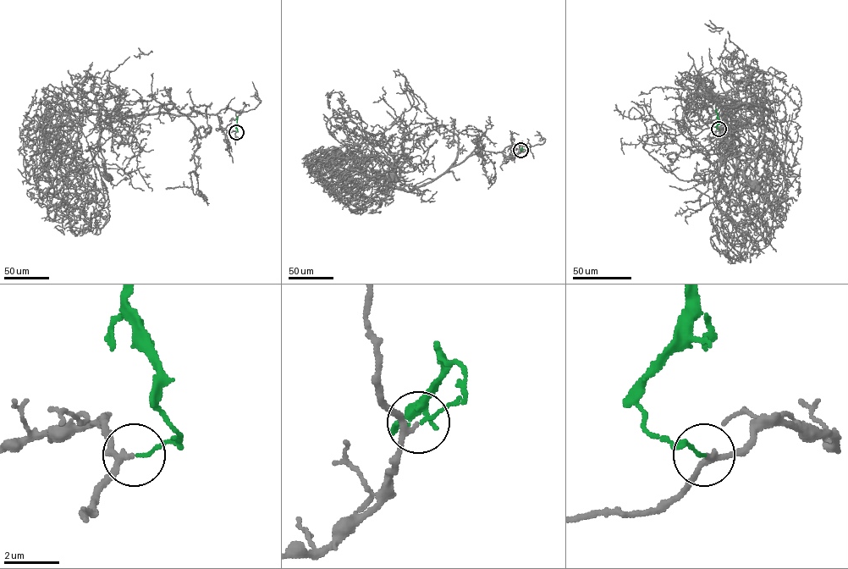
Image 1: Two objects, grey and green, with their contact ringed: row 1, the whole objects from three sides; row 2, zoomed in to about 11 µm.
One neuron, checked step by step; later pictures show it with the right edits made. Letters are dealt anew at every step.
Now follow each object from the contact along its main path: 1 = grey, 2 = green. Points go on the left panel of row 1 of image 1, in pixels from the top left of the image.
1: (236, 132), (226, 131), (220, 125), (217, 114), (198, 112), (120, 118), (103, 129), (100, 139), (107, 176)
2: (236, 132), (237, 116)

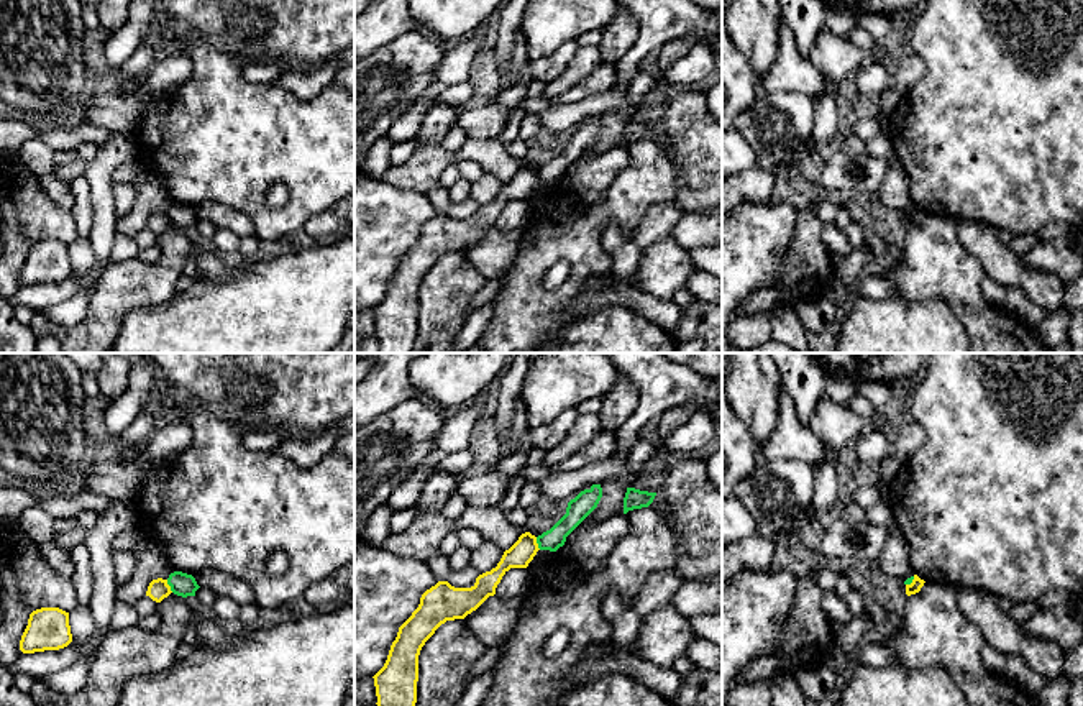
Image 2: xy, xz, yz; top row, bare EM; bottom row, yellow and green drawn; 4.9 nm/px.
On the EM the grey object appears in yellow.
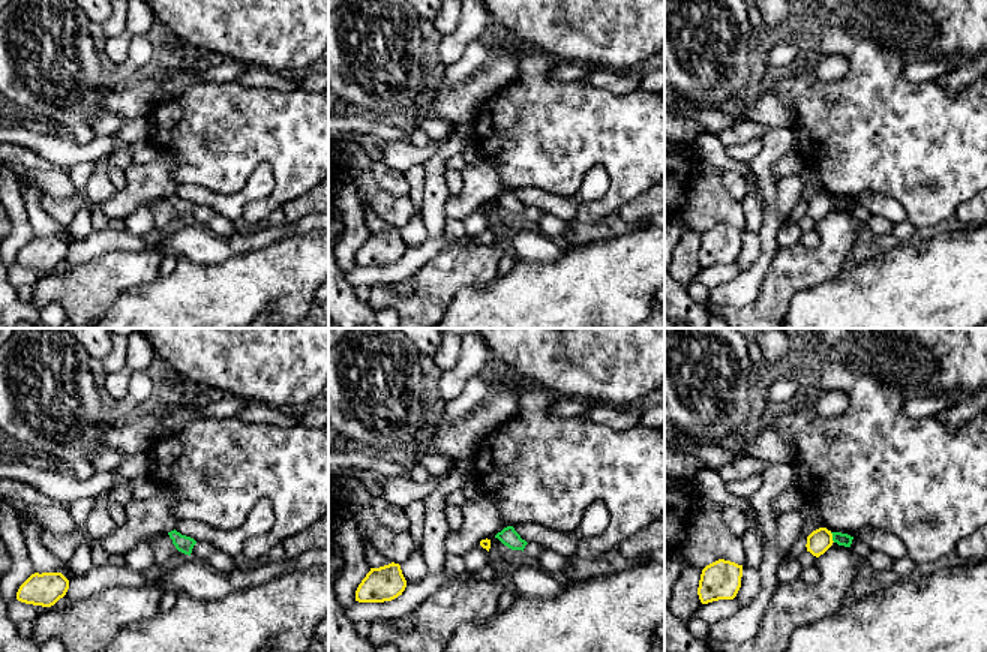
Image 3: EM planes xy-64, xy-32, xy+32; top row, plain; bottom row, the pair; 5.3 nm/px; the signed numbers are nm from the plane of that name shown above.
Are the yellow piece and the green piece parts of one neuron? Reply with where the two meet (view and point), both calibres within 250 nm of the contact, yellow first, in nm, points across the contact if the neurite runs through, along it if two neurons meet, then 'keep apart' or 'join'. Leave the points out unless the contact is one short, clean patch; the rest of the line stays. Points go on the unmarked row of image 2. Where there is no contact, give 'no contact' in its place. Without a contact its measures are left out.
xy (169, 219) | 100/120 nm | along xy (166, 212), (173, 224) | keep apart

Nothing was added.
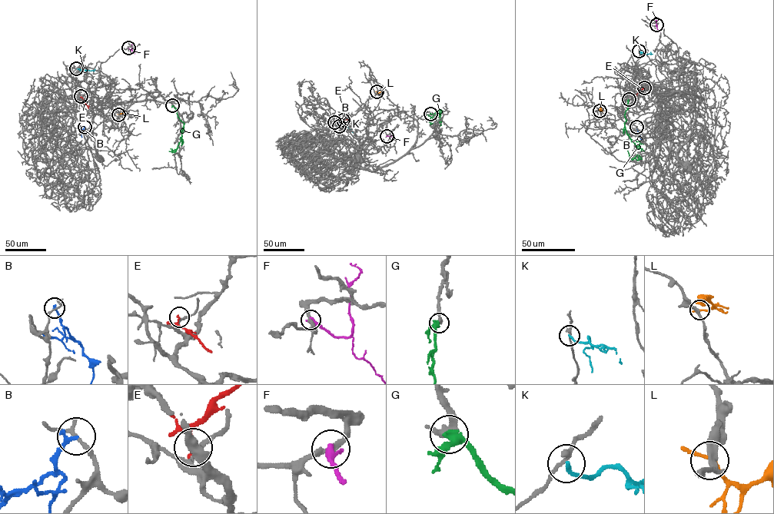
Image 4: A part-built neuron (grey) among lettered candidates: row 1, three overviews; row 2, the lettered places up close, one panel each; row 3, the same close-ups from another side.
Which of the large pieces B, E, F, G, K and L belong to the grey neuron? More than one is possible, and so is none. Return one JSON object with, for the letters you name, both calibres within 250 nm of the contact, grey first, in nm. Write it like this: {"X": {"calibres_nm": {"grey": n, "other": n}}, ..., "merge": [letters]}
{"G": {"calibres_nm": {"grey": 280, "other": 400}}, "merge": ["G"]}

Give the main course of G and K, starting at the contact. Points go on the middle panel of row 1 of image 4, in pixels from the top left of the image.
G: (430, 114), (442, 111), (440, 116), (439, 112), (430, 117), (430, 124), (433, 123)
K: (334, 122), (353, 131)

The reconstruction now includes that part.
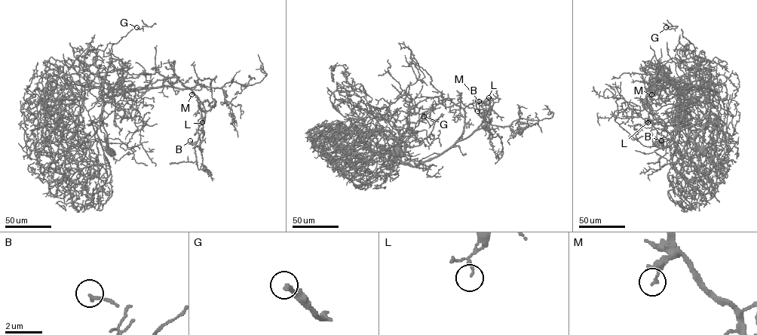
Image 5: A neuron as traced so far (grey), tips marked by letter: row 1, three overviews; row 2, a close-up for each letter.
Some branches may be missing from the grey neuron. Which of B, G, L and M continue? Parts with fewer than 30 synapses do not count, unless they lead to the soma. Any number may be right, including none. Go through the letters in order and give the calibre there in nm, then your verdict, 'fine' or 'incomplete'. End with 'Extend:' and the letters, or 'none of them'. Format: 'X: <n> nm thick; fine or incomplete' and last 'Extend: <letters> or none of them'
B: 170 nm thick; fine
G: 260 nm thick; incomplete
L: 80 nm thick; fine
M: 160 nm thick; fine
Extend: G

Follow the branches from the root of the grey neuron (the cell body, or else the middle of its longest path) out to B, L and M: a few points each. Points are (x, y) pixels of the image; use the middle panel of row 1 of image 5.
B: (396, 152), (393, 144), (391, 161), (412, 166), (436, 158), (461, 136), (464, 108), (491, 98), (477, 111)
L: (396, 152), (393, 144), (391, 161), (412, 166), (439, 155), (461, 136), (464, 108), (491, 99), (488, 97)
M: (396, 152), (393, 144), (389, 155), (391, 161), (412, 166), (439, 155), (461, 136), (464, 108), (479, 101)

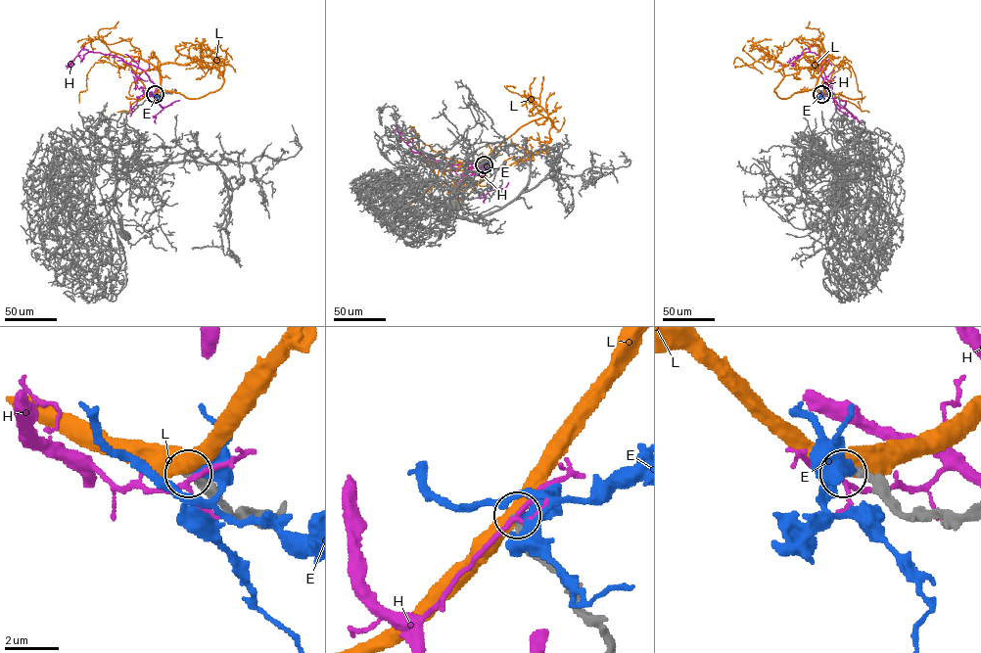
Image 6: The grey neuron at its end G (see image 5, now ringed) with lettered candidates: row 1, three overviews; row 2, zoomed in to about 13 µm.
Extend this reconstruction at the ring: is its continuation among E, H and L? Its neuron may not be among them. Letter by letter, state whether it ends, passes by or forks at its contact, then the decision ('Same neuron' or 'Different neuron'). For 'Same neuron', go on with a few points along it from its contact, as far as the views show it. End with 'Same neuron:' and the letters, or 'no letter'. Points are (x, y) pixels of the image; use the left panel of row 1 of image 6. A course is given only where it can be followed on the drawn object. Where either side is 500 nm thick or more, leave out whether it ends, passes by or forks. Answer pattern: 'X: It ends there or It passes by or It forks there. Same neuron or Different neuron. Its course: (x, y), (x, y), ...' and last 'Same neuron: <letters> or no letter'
E: Different neuron
H: It forks there. Different neuron
L: Different neuron
Same neuron: no letter

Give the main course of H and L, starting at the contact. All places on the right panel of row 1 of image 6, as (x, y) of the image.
H: (821, 94), (831, 95), (821, 75), (821, 58), (818, 55), (805, 49), (794, 62), (782, 67), (788, 65)
L: (821, 94), (780, 98), (779, 63), (733, 64)

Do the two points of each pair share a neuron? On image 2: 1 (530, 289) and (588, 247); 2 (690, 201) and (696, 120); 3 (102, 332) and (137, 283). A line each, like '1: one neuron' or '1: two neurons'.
1: one neuron
2: one neuron
3: one neuron

